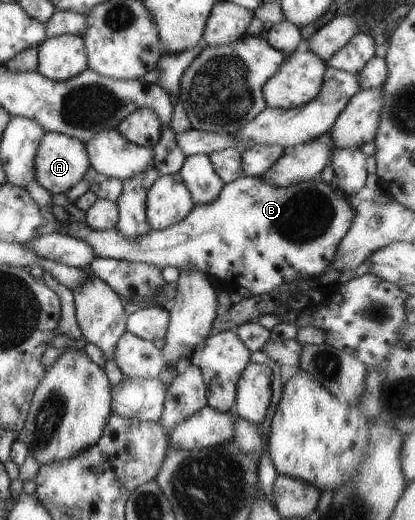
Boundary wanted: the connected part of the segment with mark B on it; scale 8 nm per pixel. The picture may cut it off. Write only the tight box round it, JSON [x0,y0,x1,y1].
[58,176,355,296]

